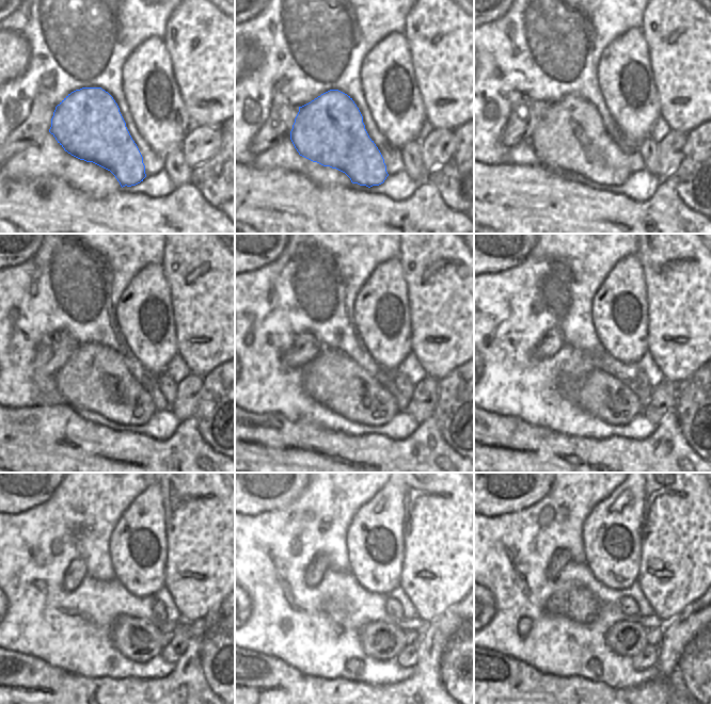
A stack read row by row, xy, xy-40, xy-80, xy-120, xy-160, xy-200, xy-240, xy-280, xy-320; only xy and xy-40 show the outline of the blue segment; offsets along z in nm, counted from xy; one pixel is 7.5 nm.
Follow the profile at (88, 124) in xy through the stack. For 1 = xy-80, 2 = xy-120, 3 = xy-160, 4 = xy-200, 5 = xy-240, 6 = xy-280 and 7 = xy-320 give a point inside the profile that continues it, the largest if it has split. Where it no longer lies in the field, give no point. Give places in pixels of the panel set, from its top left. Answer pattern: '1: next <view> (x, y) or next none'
1: next xy-80 (570, 138)
2: next xy-120 (95, 378)
3: next xy-160 (332, 379)
4: next xy-200 (613, 401)
5: next xy-240 (138, 640)
6: next xy-280 (382, 641)
7: next xy-320 (628, 639)

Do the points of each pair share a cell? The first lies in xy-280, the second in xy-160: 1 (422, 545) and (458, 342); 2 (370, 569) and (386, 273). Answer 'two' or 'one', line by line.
1: one
2: one

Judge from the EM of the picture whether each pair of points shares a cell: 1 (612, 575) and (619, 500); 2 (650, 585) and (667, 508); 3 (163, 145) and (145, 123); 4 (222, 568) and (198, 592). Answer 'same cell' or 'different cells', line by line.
1: same cell
2: same cell
3: same cell
4: same cell

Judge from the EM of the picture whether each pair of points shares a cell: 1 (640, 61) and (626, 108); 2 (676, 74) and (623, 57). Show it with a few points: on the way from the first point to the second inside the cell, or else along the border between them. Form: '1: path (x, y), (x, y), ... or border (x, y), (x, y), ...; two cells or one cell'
1: path (629, 69), (629, 95); one cell
2: border (645, 41), (648, 47), (652, 81), (657, 90); two cells

